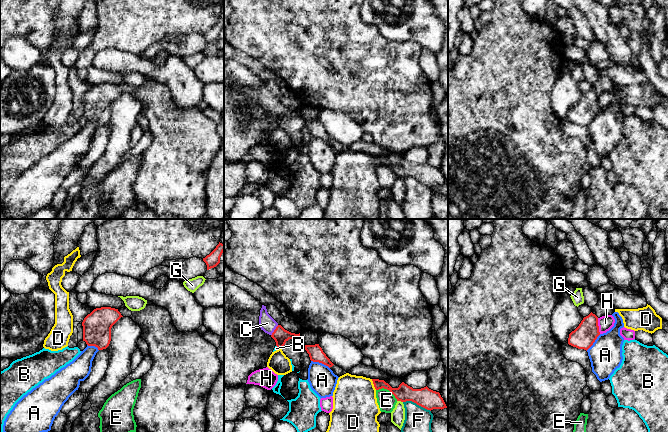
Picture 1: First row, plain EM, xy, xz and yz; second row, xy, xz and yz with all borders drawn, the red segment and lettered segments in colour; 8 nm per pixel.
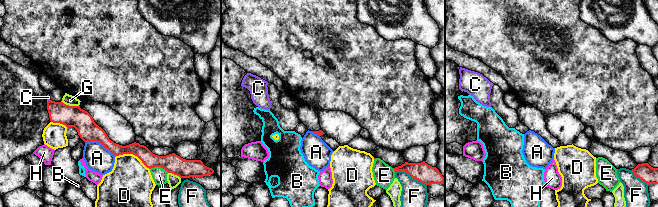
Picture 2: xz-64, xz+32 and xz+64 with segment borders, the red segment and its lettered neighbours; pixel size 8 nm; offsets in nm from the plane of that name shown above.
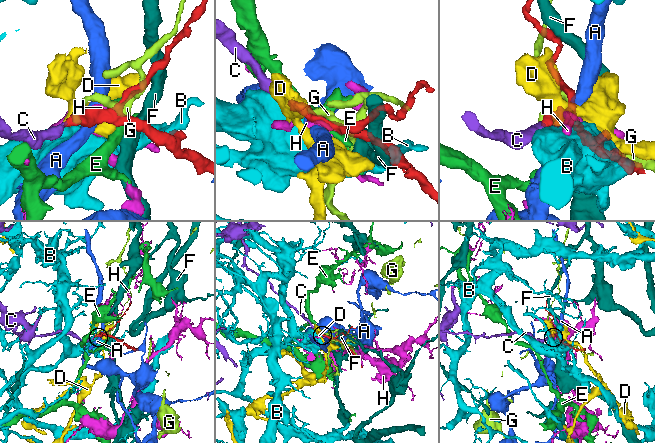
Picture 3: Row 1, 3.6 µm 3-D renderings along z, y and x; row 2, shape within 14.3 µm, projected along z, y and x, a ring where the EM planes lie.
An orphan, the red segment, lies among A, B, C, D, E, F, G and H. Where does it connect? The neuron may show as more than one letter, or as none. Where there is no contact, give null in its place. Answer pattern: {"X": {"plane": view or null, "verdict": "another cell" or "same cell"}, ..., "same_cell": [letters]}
{"A": {"plane": "xz", "verdict": "another cell"}, "B": {"plane": "xz", "verdict": "another cell"}, "C": {"plane": "xz", "verdict": "same cell"}, "D": {"plane": "xz", "verdict": "another cell"}, "E": {"plane": "xz", "verdict": "another cell"}, "F": {"plane": "xz", "verdict": "another cell"}, "G": {"plane": "xz", "verdict": "another cell"}, "H": {"plane": "yz", "verdict": "another cell"}, "same_cell": ["C"]}

